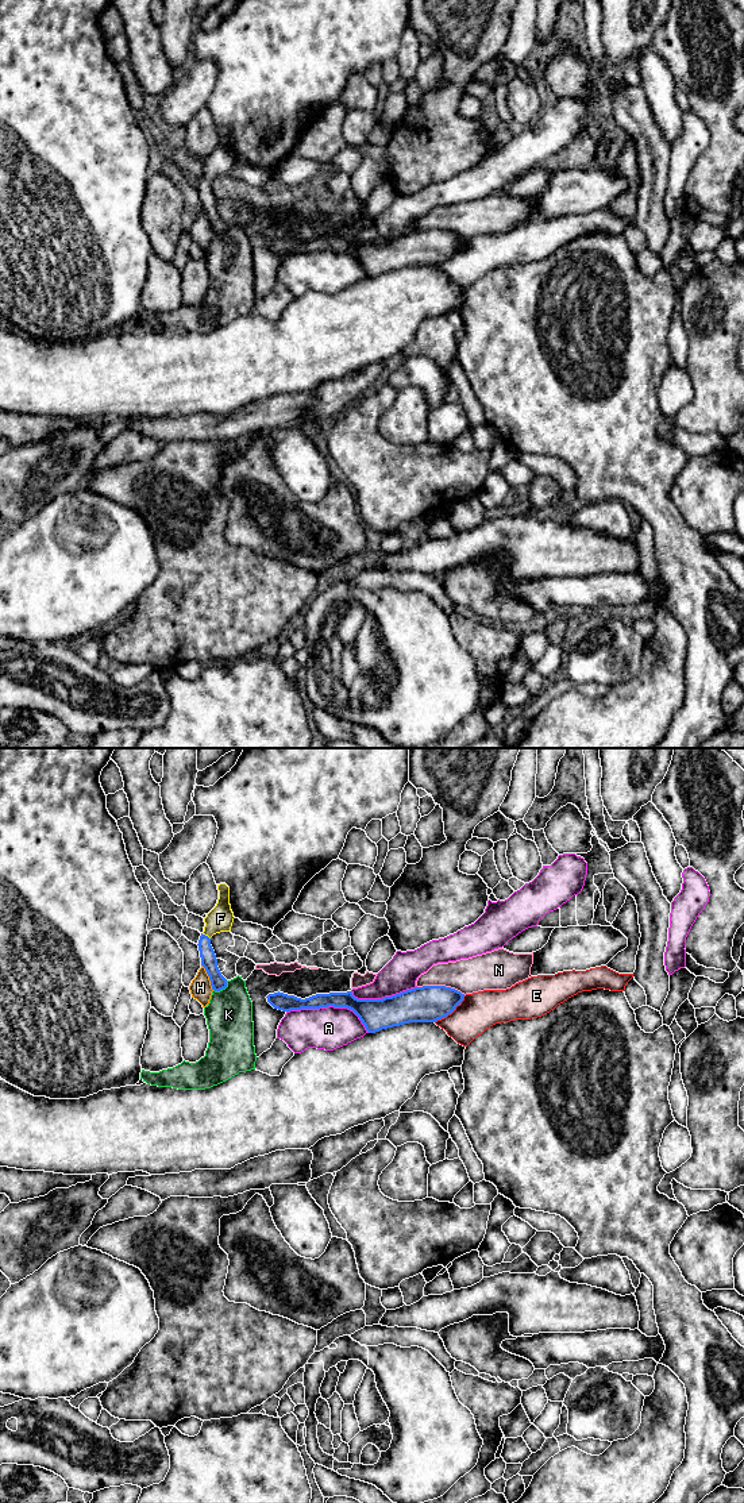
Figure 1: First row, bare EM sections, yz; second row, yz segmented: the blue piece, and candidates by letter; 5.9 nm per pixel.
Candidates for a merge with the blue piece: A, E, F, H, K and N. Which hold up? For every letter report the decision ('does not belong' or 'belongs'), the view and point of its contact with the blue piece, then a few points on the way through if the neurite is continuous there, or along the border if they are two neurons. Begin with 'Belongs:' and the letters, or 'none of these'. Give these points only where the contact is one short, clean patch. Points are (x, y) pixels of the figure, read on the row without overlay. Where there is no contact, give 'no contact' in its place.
Belongs: F
A: does not belong | yz (330, 249)
E: does not belong | yz (450, 257)
F: belongs | yz (204, 178) | across yz (208, 203), (204, 178), (220, 162)
H: does not belong | yz (209, 222)
K: does not belong | yz (222, 232) | along yz (227, 224), (223, 232), (214, 234)
N: does not belong | yz (442, 230)

